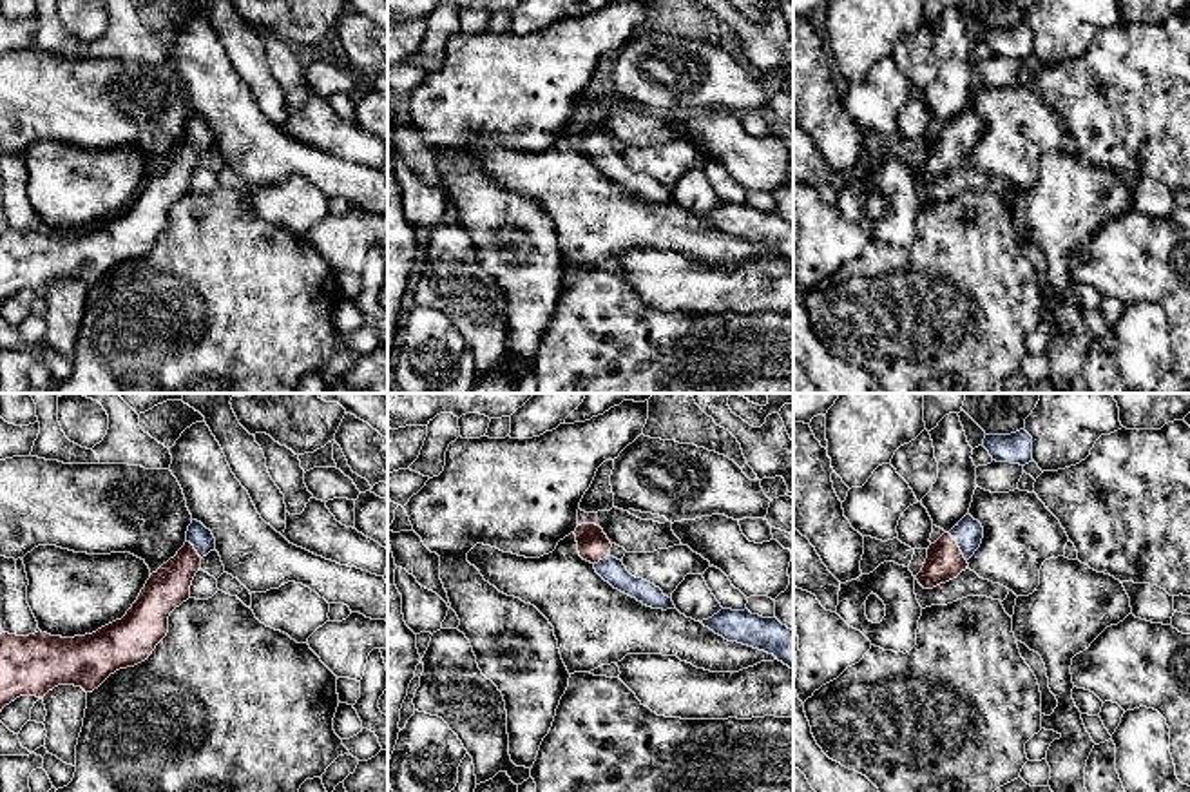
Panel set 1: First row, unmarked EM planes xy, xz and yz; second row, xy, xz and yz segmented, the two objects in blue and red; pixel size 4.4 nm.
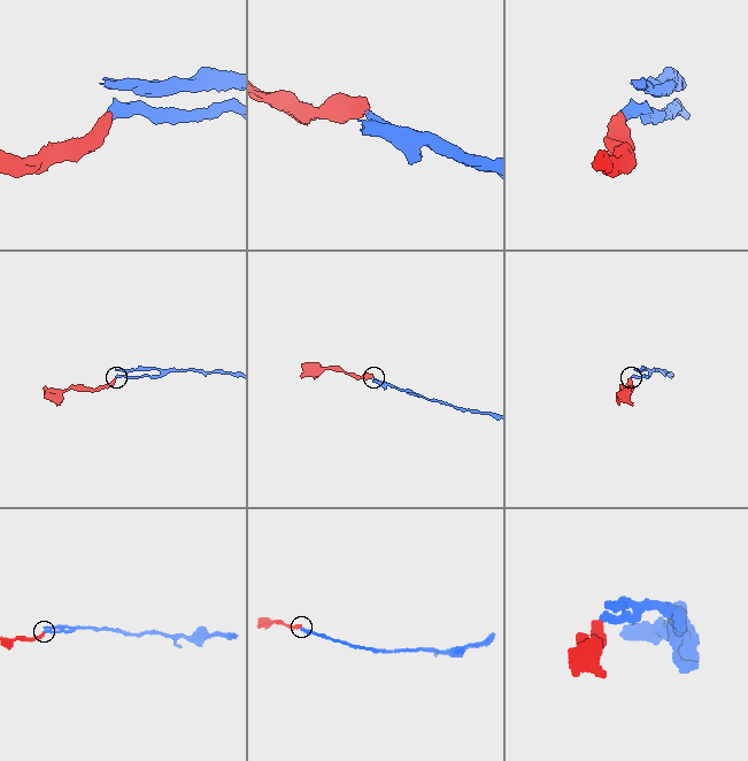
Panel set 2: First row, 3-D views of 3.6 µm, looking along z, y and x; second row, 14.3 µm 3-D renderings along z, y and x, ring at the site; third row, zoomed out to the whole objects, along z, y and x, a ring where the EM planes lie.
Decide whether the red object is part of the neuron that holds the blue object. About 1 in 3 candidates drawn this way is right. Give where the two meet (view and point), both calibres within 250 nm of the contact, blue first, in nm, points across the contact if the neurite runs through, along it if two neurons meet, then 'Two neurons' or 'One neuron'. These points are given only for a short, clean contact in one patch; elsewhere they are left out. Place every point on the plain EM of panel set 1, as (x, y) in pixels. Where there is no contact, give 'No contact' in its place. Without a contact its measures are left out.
Touches blue at yz (959, 140). Thickness 120 nm (blue) against 160 nm. Path across: yz (968, 127), (959, 140), (944, 156). One neuron

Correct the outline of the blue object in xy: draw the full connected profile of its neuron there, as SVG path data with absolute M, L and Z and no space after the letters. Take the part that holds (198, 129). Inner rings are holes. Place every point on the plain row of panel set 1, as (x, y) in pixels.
M192 114L185 140L150 169L121 214L74 232L2 227L0 306L20 290L43 292L58 279L92 286L116 265L145 256L167 230L170 207L190 192L201 152L214 143L212 125Z

